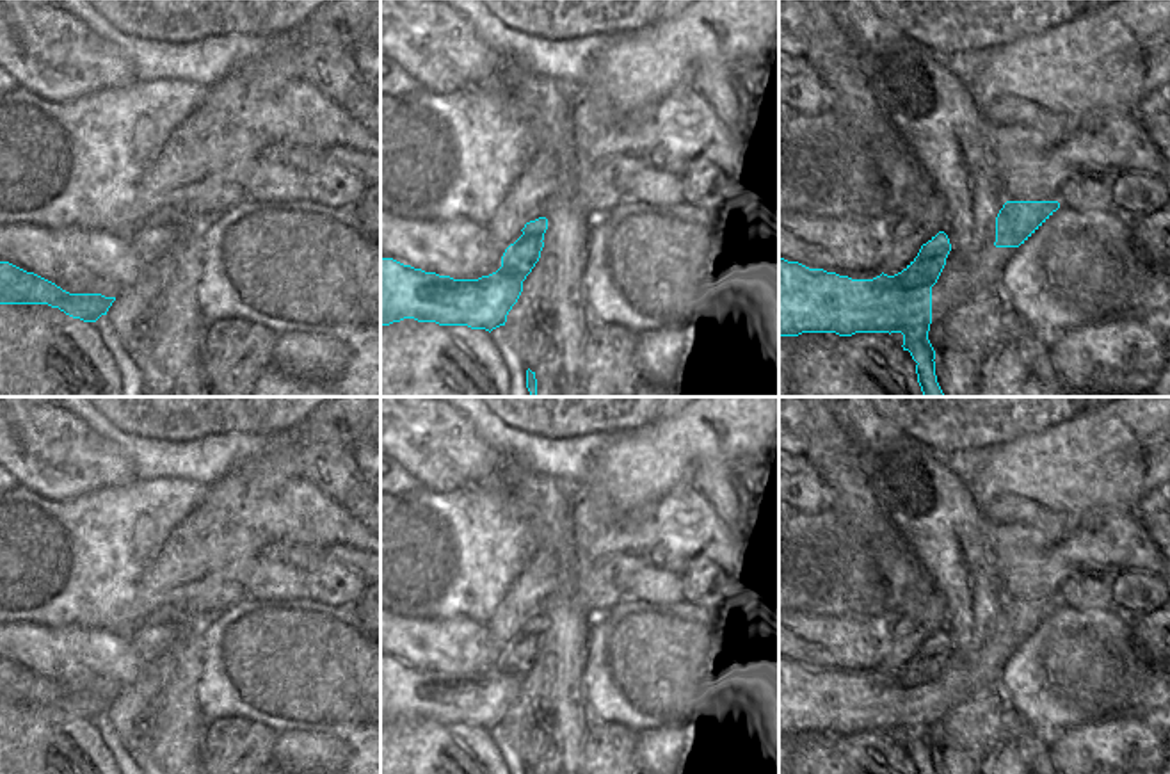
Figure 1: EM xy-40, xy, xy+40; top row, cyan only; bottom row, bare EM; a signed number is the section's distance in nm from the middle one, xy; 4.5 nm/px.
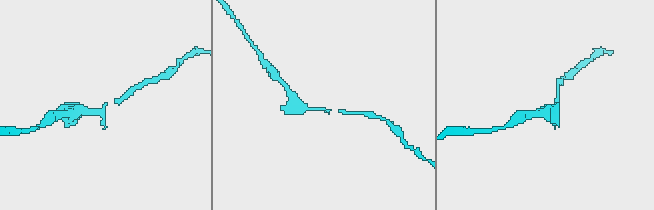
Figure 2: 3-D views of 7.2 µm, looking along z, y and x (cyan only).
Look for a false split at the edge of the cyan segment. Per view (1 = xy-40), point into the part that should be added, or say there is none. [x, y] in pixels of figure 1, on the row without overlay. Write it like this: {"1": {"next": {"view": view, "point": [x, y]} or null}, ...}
{"1": {"next": null}}

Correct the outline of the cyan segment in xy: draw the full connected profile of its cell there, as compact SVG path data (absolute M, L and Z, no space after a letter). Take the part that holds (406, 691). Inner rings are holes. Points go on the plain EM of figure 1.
M546 616L526 621L523 633L505 648L501 665L478 678L453 678L381 657L381 726L404 717L489 731L505 724L523 680L541 657L546 628Z

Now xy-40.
M0 660L0 703L48 703L73 717L96 721L114 699L101 692L69 692L34 671Z

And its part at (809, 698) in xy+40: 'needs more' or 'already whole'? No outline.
already whole

